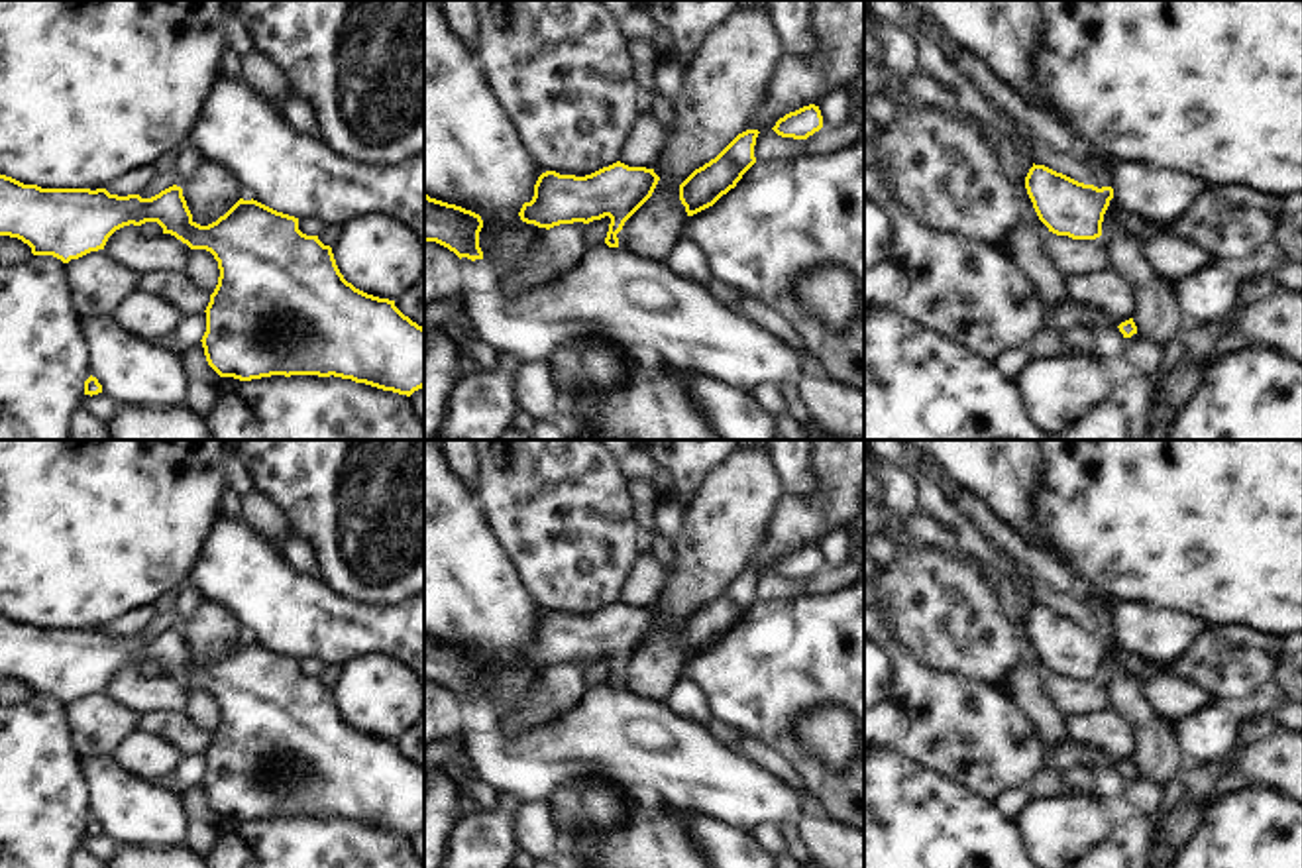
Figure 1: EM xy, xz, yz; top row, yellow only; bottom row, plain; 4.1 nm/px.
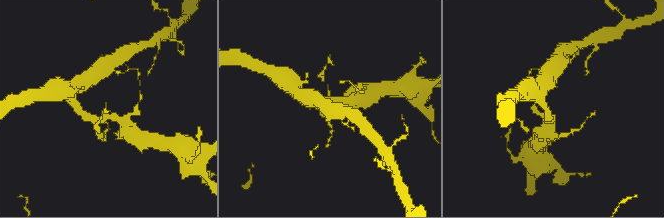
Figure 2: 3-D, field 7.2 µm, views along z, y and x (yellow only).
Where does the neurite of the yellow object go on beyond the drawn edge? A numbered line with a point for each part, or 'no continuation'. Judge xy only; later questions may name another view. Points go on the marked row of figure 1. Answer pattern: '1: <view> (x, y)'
1: xy (189, 158)

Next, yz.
1: yz (1102, 165)

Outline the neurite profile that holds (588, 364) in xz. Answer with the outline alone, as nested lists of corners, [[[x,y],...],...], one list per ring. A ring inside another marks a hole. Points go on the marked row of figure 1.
[[[581,334],[556,346],[544,361],[560,395],[570,389],[605,393],[628,377],[626,346],[595,334]]]

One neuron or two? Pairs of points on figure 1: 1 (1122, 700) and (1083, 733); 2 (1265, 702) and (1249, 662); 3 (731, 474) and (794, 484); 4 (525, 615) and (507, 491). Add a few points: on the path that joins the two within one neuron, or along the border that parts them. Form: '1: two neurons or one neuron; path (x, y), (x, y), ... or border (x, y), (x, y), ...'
1: two neurons; border (1108, 705), (1128, 721), (1136, 747)
2: two neurons; border (1271, 676), (1236, 702)
3: two neurons; border (770, 460), (784, 489)
4: two neurons; border (495, 541), (527, 596), (544, 611)

